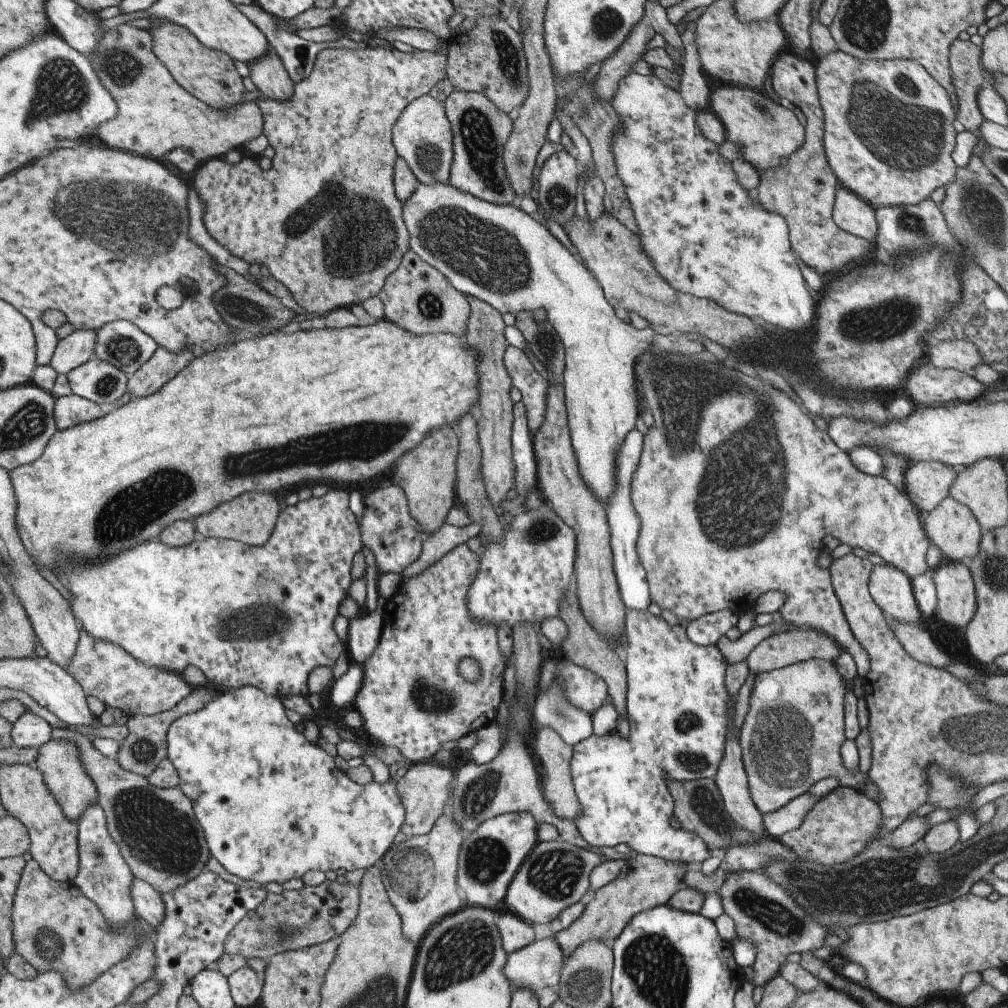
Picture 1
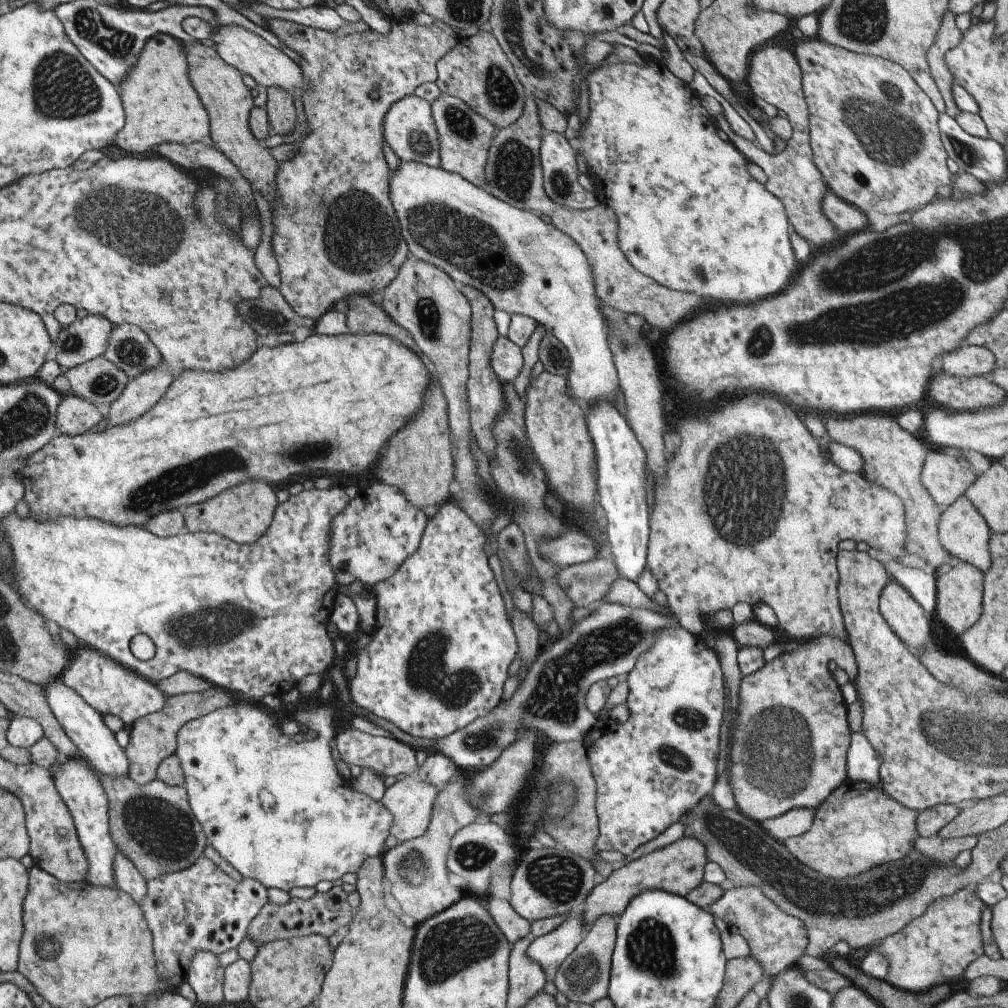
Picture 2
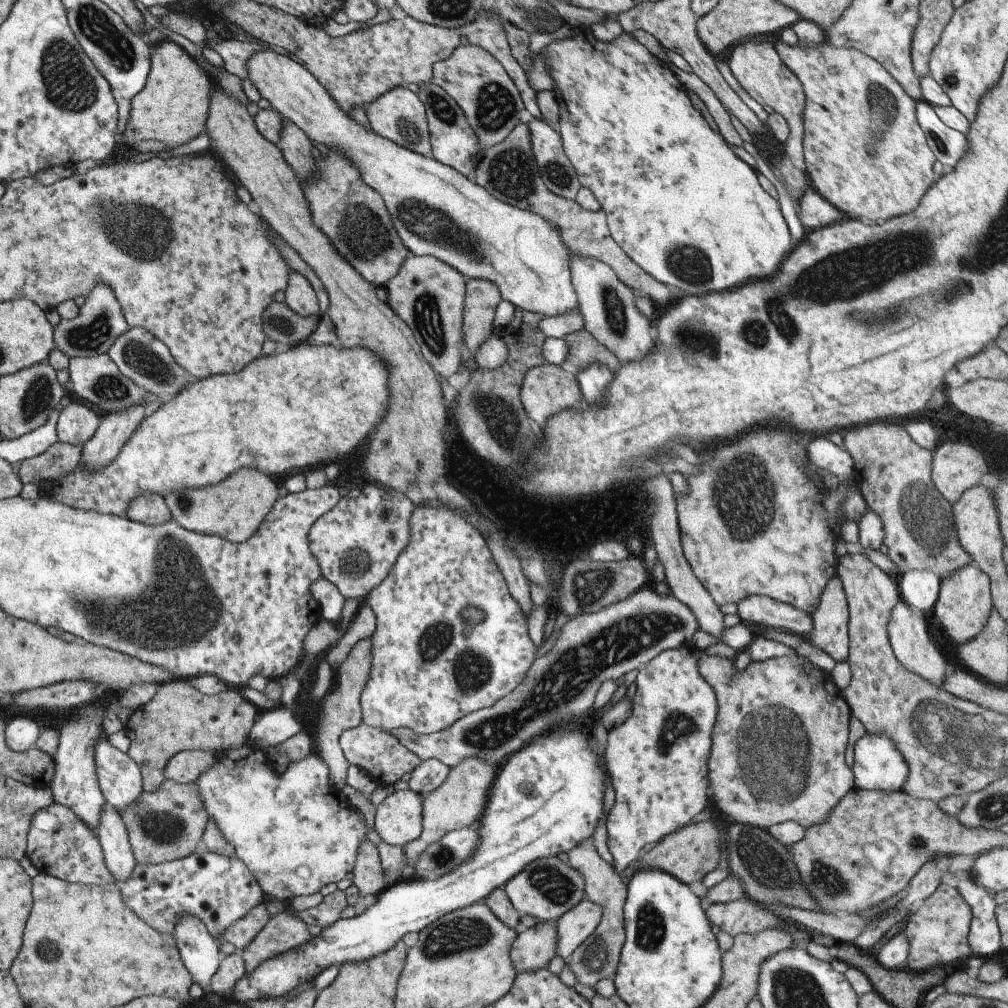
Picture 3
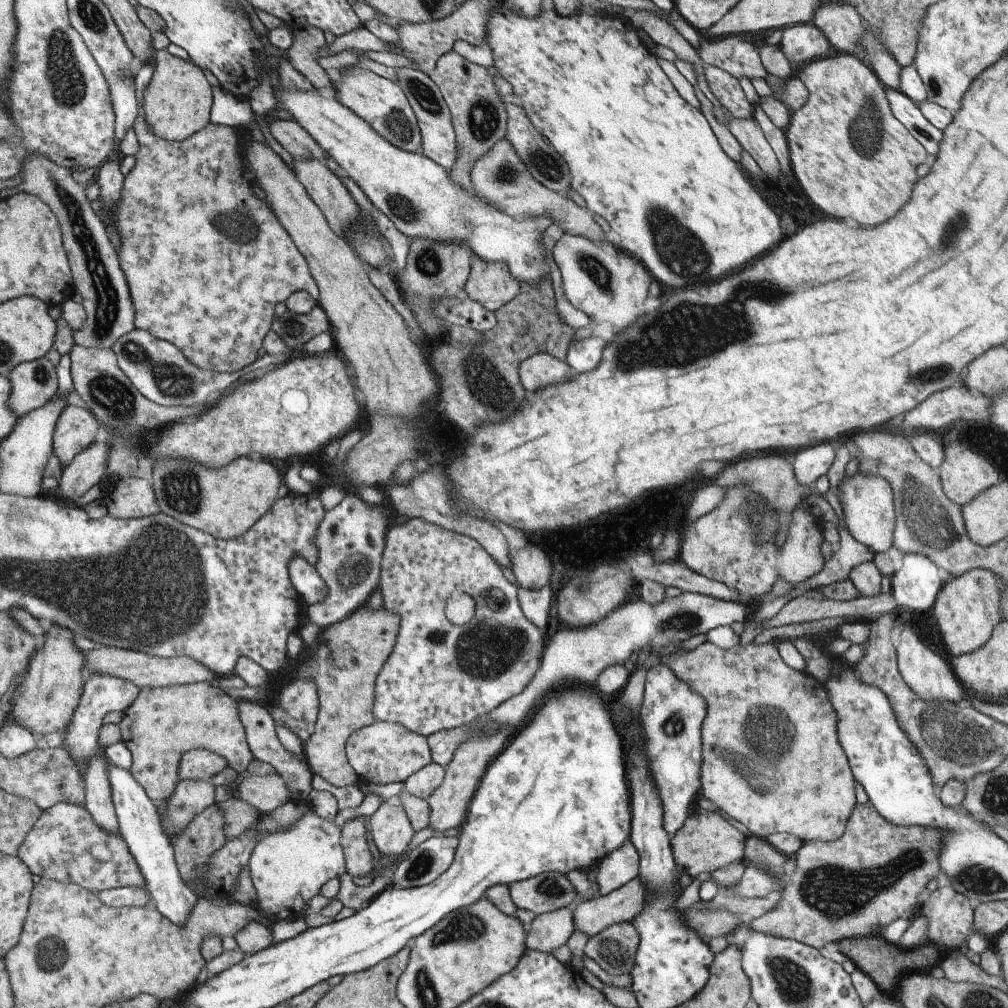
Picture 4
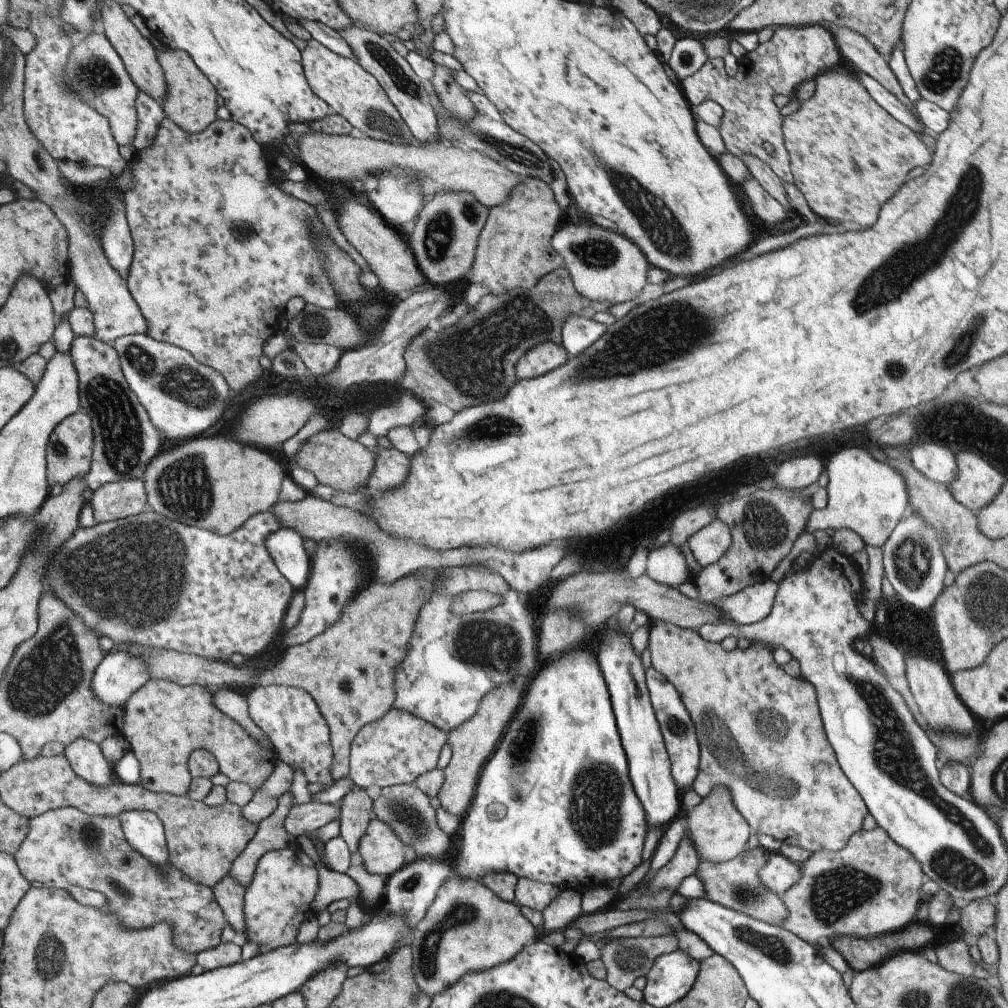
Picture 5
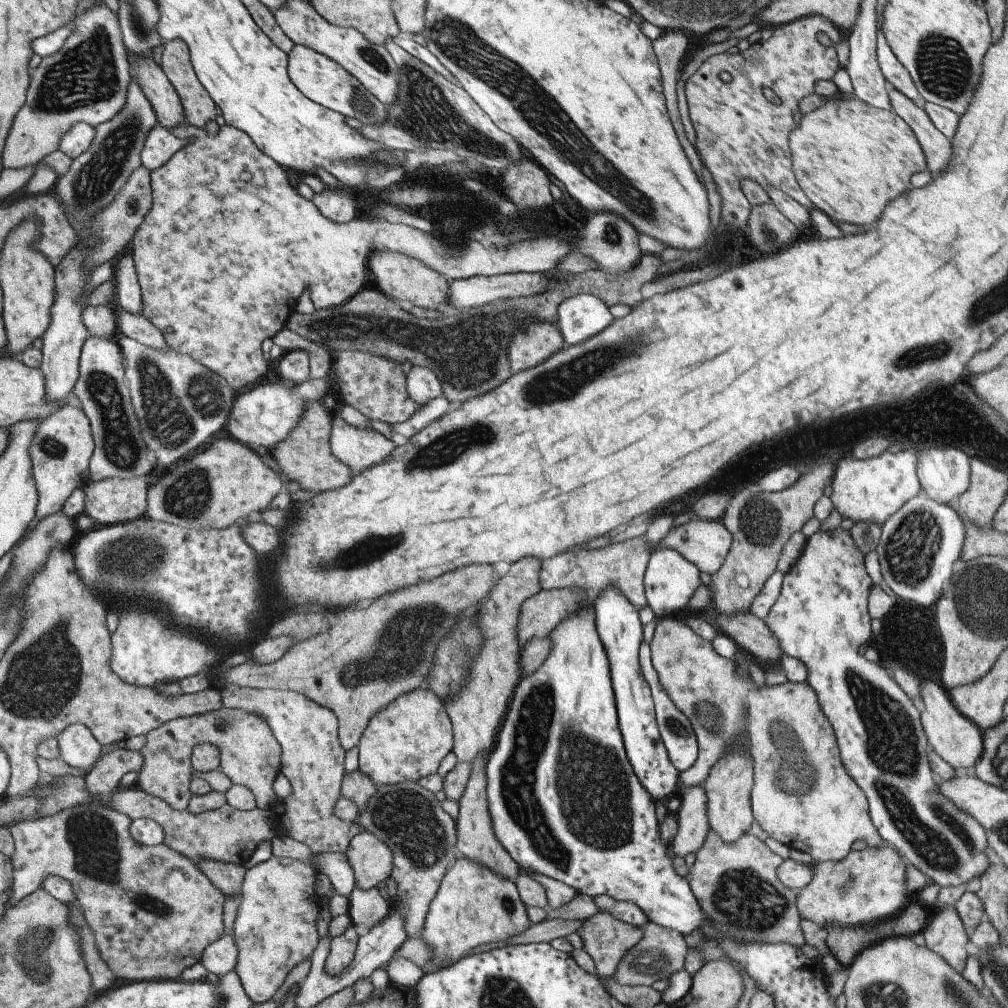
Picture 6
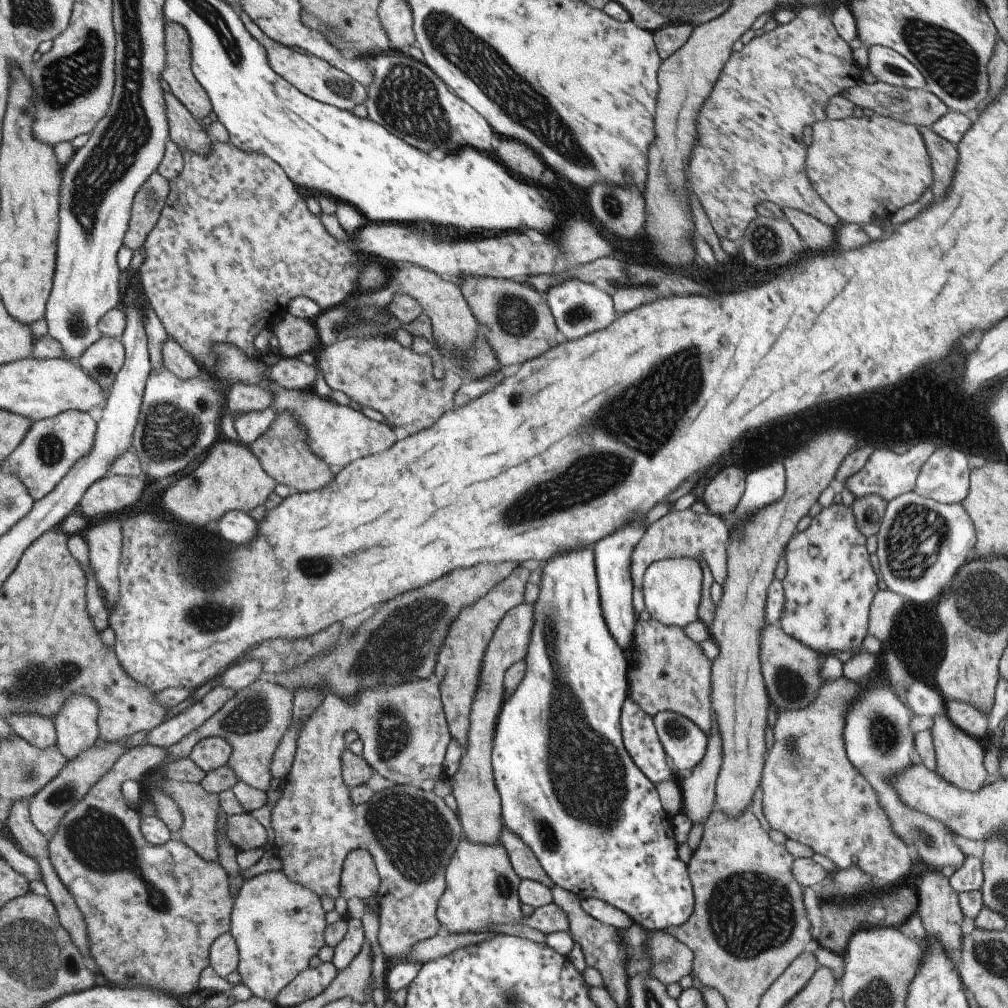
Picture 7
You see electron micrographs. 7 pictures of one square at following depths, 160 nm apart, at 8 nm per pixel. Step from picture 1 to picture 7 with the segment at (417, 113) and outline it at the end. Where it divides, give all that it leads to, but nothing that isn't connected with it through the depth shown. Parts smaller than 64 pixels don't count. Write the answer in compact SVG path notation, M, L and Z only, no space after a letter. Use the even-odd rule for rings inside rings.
M236 5L236 9L246 31L263 47L269 68L271 68L277 76L283 78L285 82L295 87L301 94L315 99L316 101L333 105L338 109L348 111L350 111L353 106L361 104L365 100L366 90L362 84L355 82L350 76L347 76L344 72L332 67L316 56L301 54L301 52L295 52L291 47L286 47L281 43L268 40L261 30L255 26L255 23L249 20L244 12L240 10L238 5Z

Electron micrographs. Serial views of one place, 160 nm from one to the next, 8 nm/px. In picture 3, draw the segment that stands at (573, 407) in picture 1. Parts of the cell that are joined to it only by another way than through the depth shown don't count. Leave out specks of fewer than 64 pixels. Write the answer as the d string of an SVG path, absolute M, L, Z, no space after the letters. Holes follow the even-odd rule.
M266 49L253 53L247 59L246 69L249 82L258 90L260 98L269 102L271 109L303 131L311 142L334 149L357 169L360 179L383 199L397 236L413 255L429 255L439 259L467 279L490 280L496 284L502 300L529 312L552 317L577 309L568 267L569 250L562 243L559 232L546 220L535 213L502 203L476 182L471 182L433 157L400 147L371 129L367 130L357 124L339 108L323 85L304 66L289 57Z

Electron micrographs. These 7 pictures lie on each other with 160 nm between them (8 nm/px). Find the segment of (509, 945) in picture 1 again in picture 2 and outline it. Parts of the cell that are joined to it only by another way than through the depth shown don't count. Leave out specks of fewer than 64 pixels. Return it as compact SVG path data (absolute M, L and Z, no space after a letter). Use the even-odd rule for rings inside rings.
M495 897L486 898L486 911L495 921L503 936L513 944L518 938L531 936L530 922L520 917L509 904L508 900Z

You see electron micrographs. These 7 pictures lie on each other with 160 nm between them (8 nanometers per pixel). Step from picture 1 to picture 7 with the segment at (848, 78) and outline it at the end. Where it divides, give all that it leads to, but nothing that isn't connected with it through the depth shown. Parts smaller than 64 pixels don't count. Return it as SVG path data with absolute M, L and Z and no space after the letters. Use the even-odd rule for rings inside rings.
M881 115L869 116L868 118L862 116L861 118L851 117L843 120L825 119L812 124L812 142L807 147L806 173L810 180L814 191L823 199L823 202L839 217L841 224L853 222L860 226L872 223L875 224L877 220L893 214L895 210L905 206L905 204L913 204L925 188L930 188L932 183L932 170L930 167L930 158L927 154L921 133L916 126L905 124L904 122L893 120L889 117Z

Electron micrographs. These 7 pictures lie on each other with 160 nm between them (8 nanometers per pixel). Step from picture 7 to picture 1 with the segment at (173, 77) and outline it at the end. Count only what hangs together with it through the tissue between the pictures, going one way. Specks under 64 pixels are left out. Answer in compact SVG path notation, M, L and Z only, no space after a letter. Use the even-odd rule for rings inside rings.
M126 24L117 25L103 35L102 40L98 42L96 52L87 58L98 74L101 84L107 92L111 93L117 105L116 117L101 123L95 130L99 140L110 149L119 149L159 160L166 152L179 147L187 149L191 156L202 163L208 159L219 159L228 150L237 148L263 134L262 112L254 102L243 101L228 111L216 111L185 92L153 54L152 36L149 31Z

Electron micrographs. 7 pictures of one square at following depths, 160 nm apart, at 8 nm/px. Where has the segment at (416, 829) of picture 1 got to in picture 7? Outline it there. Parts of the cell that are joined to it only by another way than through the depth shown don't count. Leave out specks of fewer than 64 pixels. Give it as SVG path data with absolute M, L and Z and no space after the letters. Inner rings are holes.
M363 849L348 852L342 862L339 897L368 899L375 896L380 880L371 855Z

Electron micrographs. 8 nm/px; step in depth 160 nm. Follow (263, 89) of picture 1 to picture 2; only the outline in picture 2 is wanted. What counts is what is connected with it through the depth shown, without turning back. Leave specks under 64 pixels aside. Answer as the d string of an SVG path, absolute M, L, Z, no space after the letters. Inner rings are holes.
M269 87L266 91L266 110L271 133L288 136L295 132L295 109L292 98L278 88Z

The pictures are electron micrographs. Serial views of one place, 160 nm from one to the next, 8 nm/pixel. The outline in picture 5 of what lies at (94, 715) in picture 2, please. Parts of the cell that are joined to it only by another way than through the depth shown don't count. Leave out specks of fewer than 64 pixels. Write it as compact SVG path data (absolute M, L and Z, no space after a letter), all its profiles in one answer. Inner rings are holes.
M125 811L119 813L124 839L143 857L160 869L167 866L168 850L164 830L159 819L149 811Z

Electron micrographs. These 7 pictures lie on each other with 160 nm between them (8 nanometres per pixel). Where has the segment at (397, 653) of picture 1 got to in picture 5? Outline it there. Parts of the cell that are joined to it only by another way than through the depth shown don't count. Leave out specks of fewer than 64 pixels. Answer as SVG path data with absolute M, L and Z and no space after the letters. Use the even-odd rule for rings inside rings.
M475 566L436 571L440 574L440 582L434 582L434 592L420 608L406 655L395 669L394 702L391 708L413 713L438 729L443 729L447 734L451 728L455 728L455 725L461 724L475 712L481 697L492 688L509 681L518 681L520 684L525 678L532 678L533 675L526 675L533 672L537 663L535 661L539 658L536 652L536 630L533 629L533 618L526 602L498 574ZM467 591L491 592L493 596L499 596L501 602L487 610L453 614L449 610L451 598Z

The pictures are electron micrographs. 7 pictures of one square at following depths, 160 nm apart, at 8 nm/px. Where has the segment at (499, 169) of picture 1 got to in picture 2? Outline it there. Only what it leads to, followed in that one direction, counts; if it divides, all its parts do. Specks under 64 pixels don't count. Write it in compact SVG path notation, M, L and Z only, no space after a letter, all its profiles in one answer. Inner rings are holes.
M440 92L437 99L430 103L430 107L437 133L439 166L482 188L484 164L495 128L482 116L473 112L462 100L451 95Z

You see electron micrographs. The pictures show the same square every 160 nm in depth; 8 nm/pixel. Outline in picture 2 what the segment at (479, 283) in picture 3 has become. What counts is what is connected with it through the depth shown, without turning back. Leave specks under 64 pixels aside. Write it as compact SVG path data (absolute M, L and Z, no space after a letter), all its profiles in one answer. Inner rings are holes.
M469 285L459 286L459 289L469 303L471 317L471 334L468 344L468 377L465 389L470 432L474 436L478 447L490 461L494 449L494 440L490 431L492 422L504 407L501 382L495 376L490 365L492 346L498 337L498 332L492 319L494 308L491 301L480 290Z

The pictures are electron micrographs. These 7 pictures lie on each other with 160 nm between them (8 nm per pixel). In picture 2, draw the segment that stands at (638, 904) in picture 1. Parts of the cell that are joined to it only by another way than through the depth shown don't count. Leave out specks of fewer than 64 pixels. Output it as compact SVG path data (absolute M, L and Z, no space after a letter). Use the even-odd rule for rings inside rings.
M684 835L671 844L616 866L607 878L599 879L588 894L583 908L579 910L582 923L589 927L593 920L602 914L617 918L632 896L647 889L663 889L685 897L702 881L707 863L704 844L691 835Z

